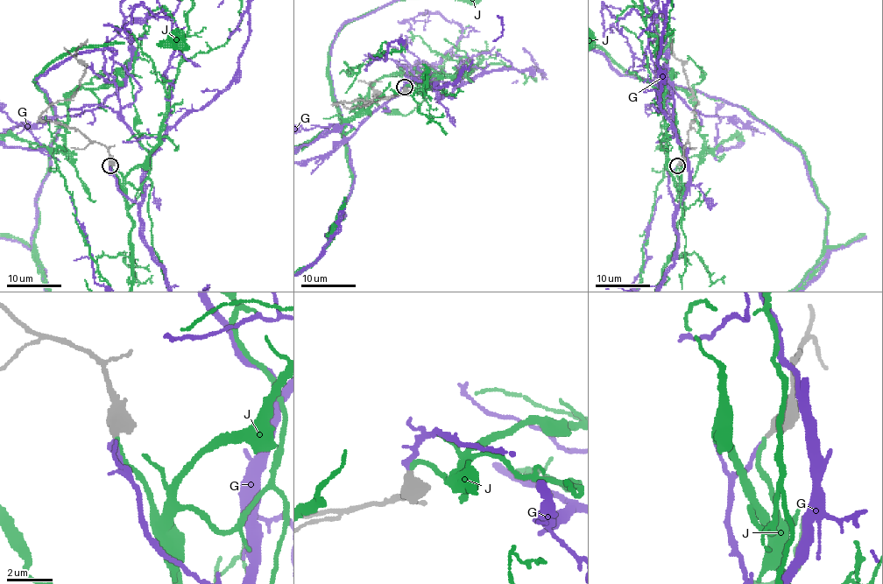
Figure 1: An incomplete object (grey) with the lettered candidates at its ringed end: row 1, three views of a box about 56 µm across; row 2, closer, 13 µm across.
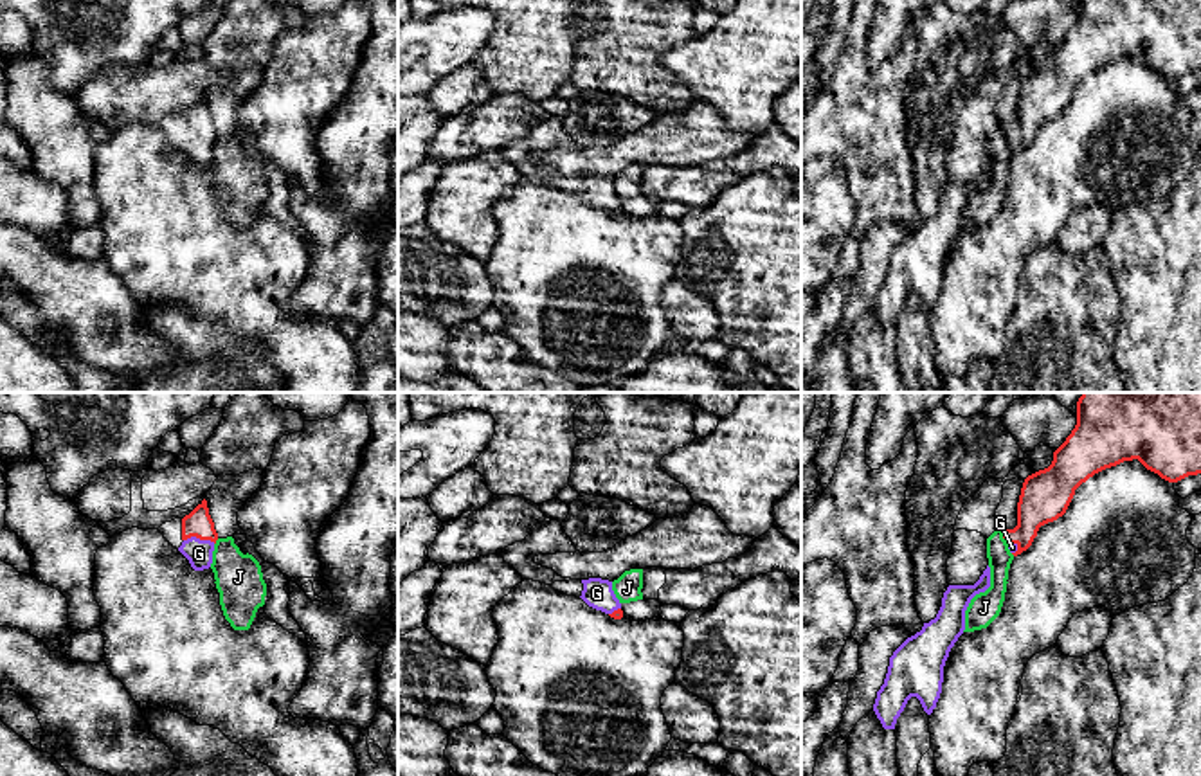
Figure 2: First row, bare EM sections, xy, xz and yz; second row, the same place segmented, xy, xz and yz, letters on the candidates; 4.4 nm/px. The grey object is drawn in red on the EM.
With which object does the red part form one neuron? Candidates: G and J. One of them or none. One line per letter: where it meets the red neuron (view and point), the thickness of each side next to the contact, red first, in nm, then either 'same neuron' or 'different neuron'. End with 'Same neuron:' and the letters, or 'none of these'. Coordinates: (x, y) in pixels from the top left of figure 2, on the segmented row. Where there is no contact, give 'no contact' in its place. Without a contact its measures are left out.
G: contact xy (200, 539); calibres 120 and 120 nm; same neuron
J: contact yz (1003, 537); calibres 220 and 110 nm; different neuron
Same neuron: G

